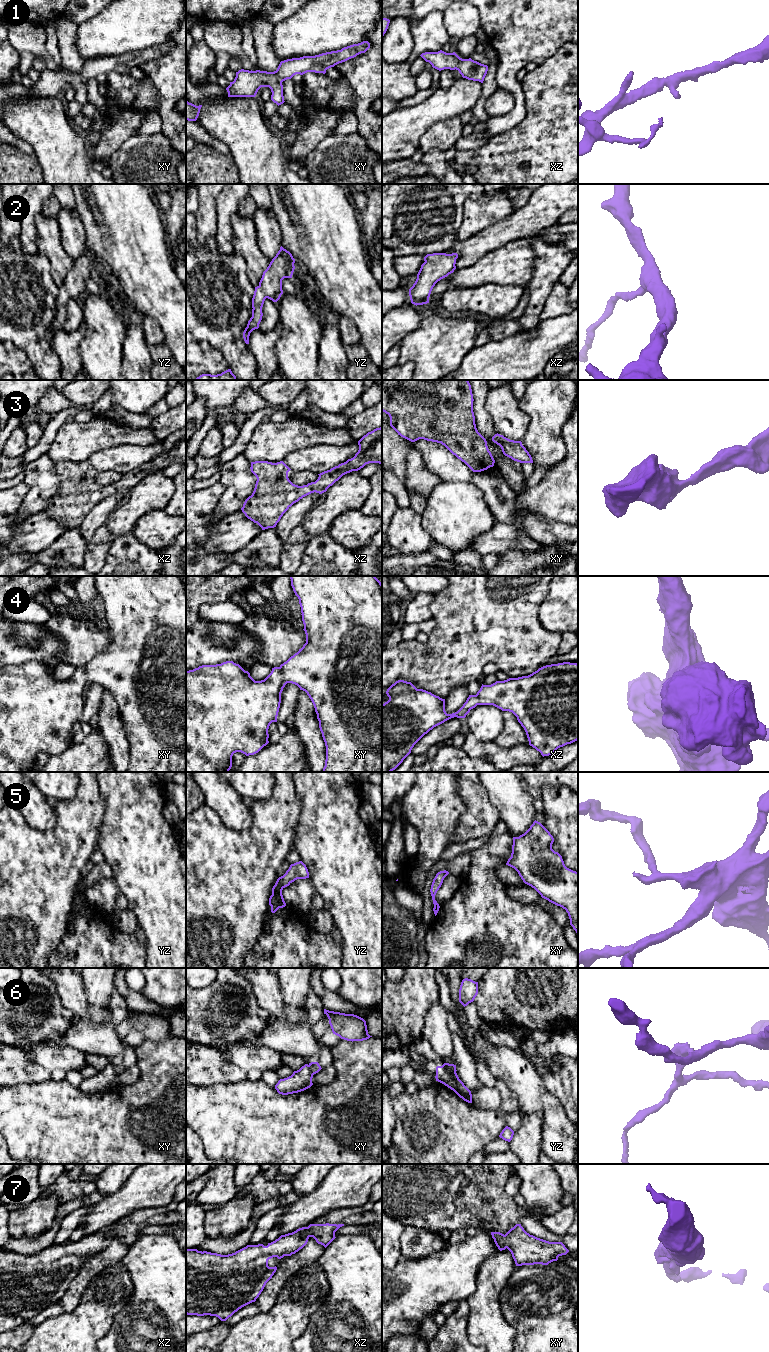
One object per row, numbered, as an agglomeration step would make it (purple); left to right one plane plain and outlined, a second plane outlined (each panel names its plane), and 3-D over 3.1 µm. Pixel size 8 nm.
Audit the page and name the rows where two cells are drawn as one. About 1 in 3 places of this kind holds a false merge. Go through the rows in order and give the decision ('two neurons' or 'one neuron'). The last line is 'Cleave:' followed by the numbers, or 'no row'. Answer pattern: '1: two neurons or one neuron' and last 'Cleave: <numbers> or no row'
1: one neuron
2: one neuron
3: one neuron
4: one neuron
5: one neuron
6: two neurons
7: one neuron
Cleave: 6

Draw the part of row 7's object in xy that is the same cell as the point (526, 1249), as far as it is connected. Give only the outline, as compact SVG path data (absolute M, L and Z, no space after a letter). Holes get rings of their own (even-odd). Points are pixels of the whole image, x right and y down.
M516 1224L505 1235L491 1232L500 1251L506 1248L511 1252L516 1266L542 1264L557 1261L569 1250L562 1242L549 1242L527 1233L521 1224Z

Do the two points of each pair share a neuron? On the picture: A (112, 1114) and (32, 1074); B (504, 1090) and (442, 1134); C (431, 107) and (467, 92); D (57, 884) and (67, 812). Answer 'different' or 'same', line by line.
A: different
B: same
C: same
D: same

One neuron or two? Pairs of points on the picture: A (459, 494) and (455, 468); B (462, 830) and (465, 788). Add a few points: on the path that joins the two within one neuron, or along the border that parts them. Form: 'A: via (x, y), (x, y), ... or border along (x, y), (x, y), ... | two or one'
A: border along (443, 481), (470, 482) | two
B: via (471, 820), (471, 798) | one

